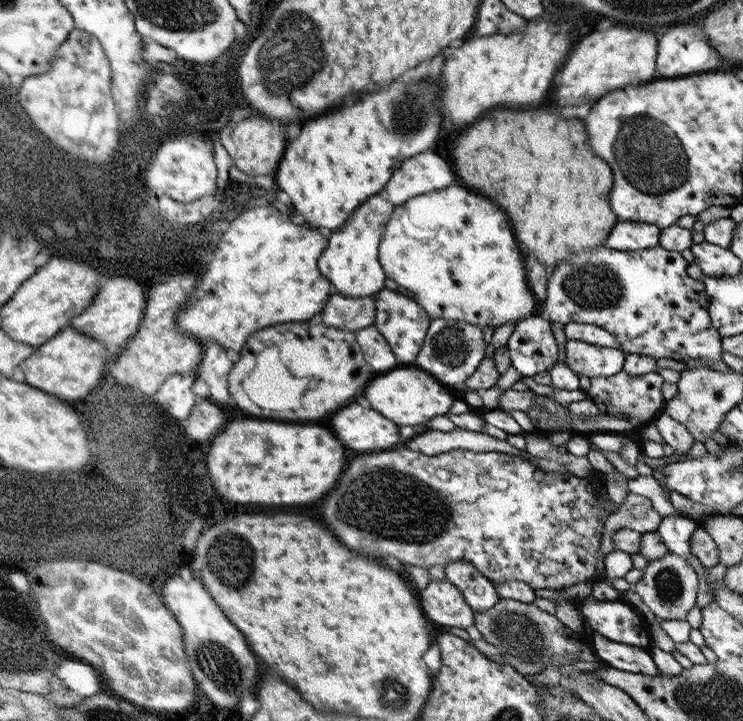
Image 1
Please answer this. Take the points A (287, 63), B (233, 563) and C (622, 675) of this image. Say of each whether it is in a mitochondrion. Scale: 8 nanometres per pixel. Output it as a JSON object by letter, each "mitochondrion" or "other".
{"A":"mitochondrion","B":"mitochondrion","C":"other"}

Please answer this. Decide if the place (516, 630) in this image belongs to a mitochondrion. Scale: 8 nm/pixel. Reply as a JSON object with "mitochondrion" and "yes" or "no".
{"mitochondrion":"yes"}

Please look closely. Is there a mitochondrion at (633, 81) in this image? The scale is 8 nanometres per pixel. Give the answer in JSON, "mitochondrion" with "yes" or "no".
{"mitochondrion":"no"}

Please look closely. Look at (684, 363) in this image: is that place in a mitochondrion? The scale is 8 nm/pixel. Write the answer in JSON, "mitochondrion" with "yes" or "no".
{"mitochondrion":"no"}

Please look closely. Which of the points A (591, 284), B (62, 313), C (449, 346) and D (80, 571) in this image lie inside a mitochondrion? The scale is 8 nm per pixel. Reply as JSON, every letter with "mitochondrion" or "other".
{"A":"mitochondrion","B":"other","C":"mitochondrion","D":"mitochondrion"}

